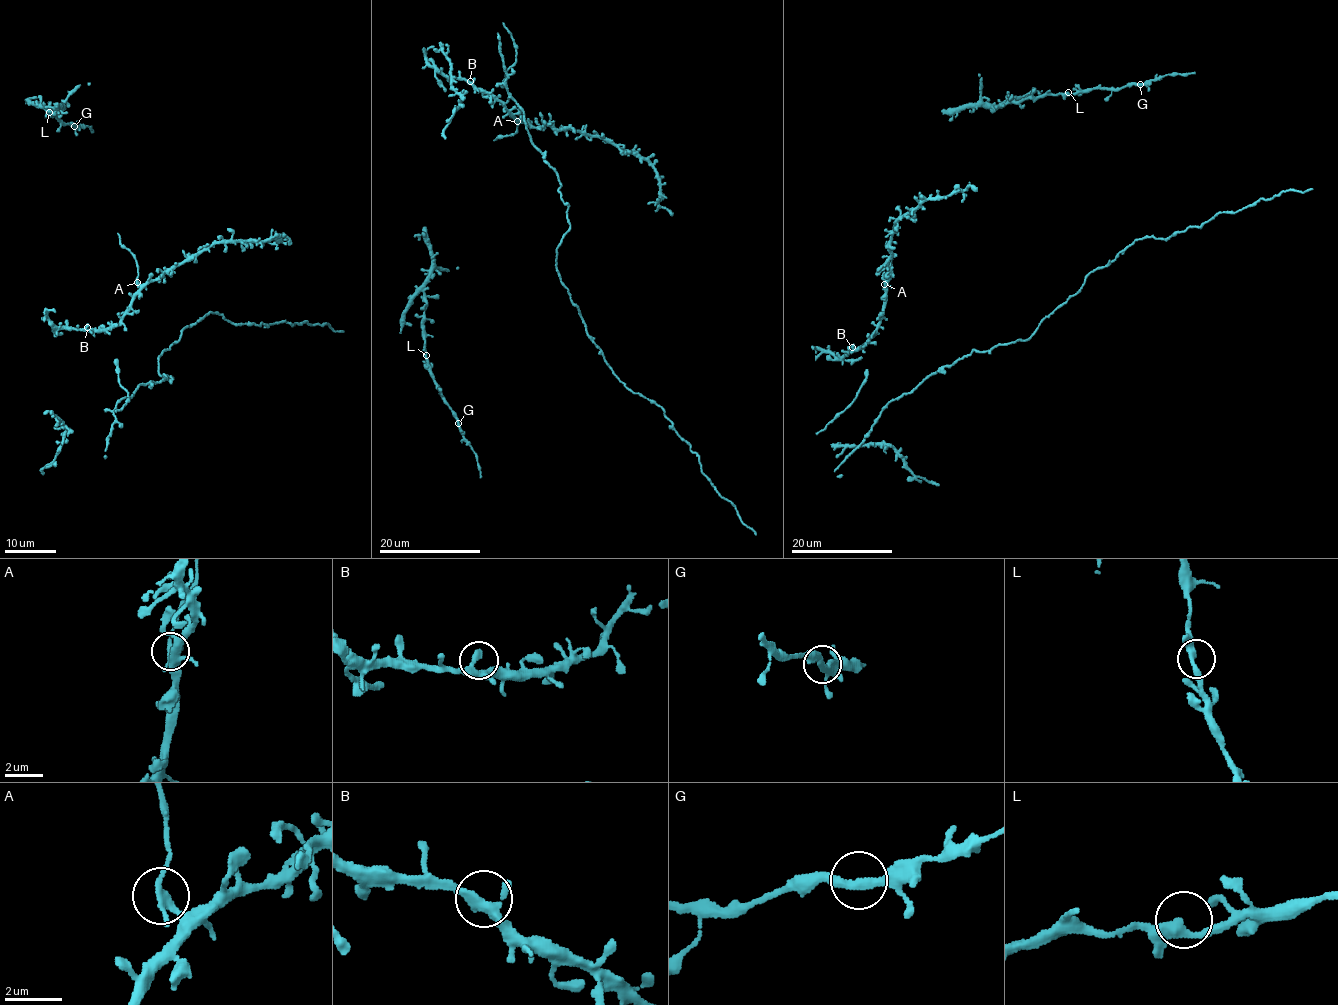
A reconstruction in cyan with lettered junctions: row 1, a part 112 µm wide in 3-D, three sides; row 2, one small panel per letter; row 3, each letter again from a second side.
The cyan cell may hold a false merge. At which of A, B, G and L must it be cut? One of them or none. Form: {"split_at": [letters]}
{"split_at": ["A"]}

